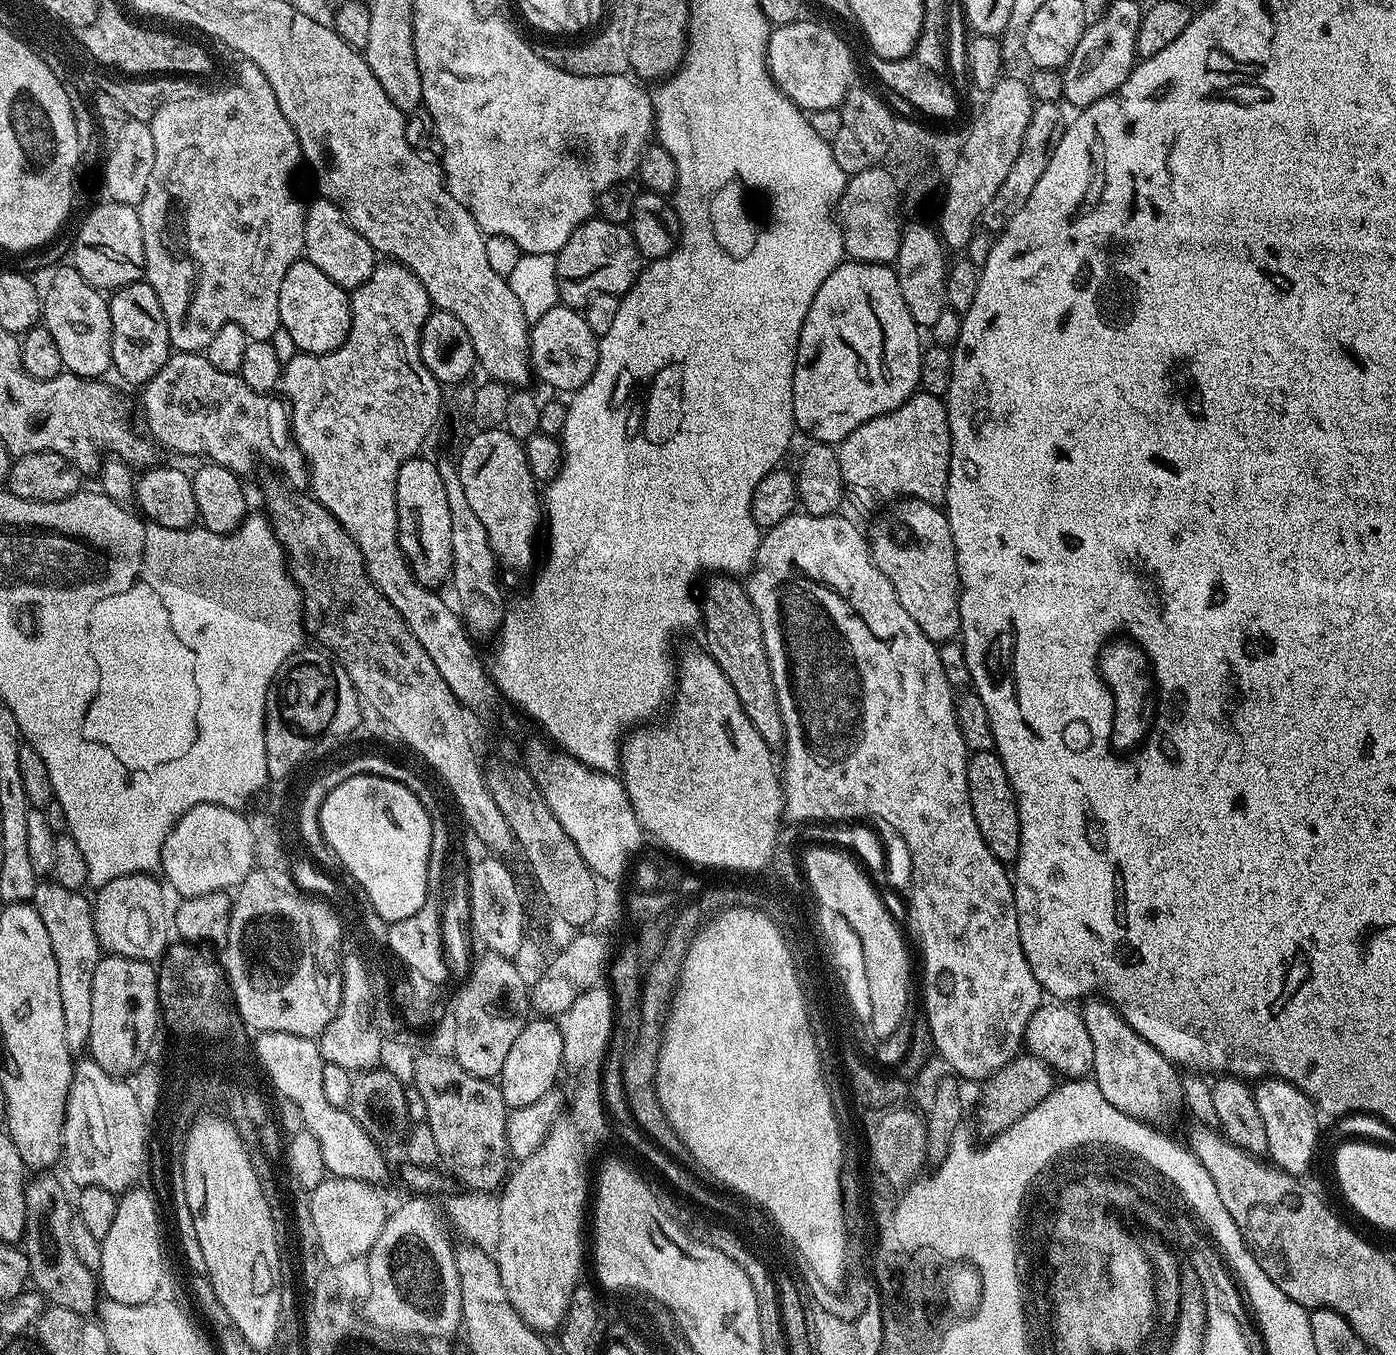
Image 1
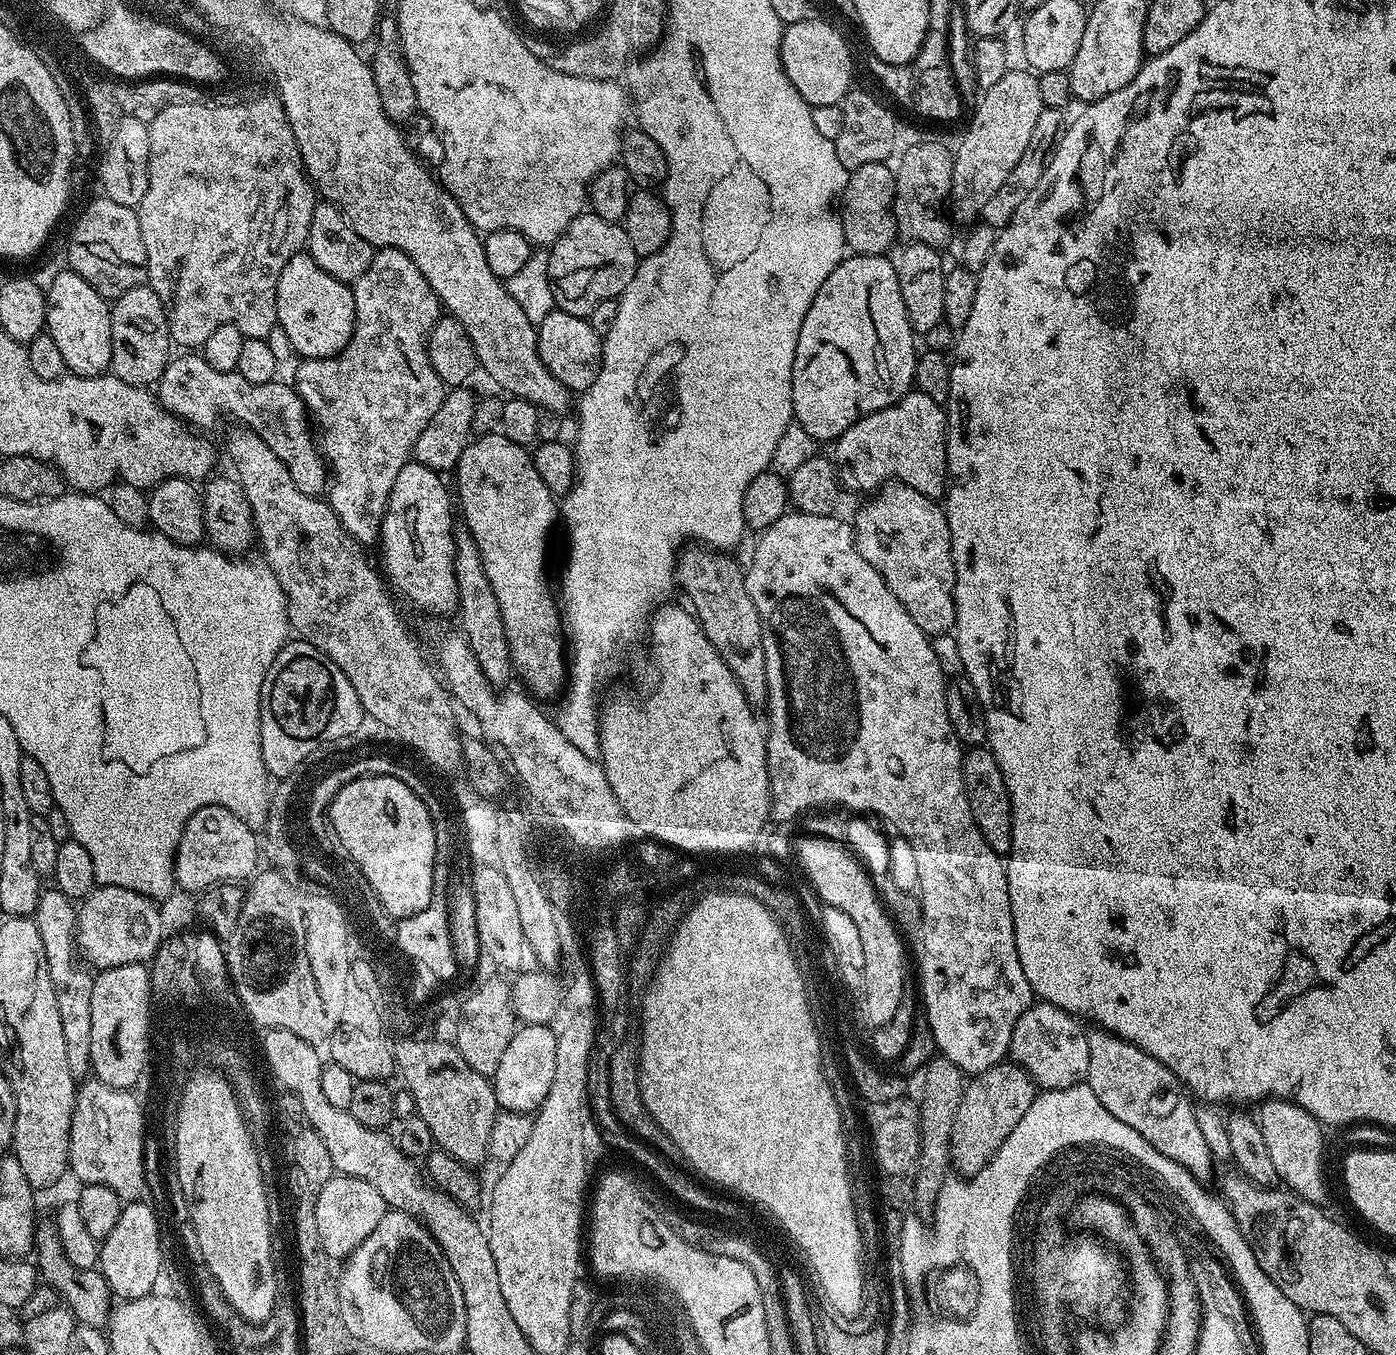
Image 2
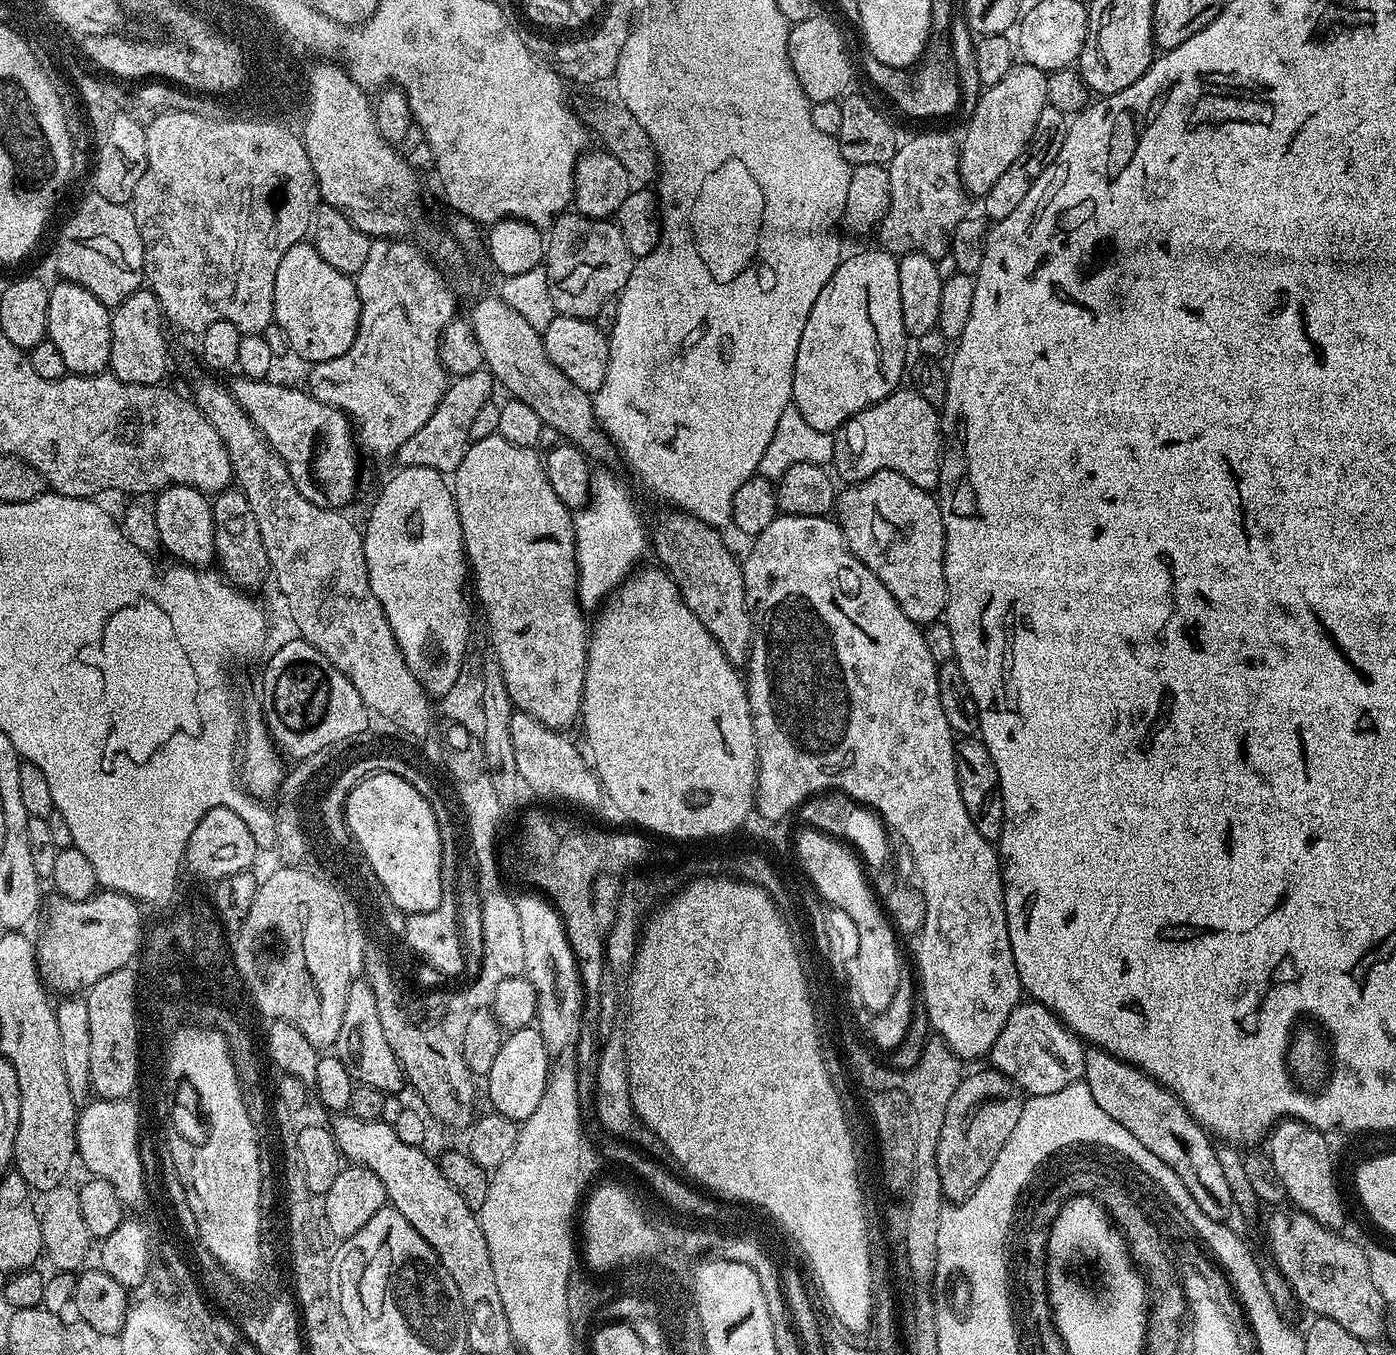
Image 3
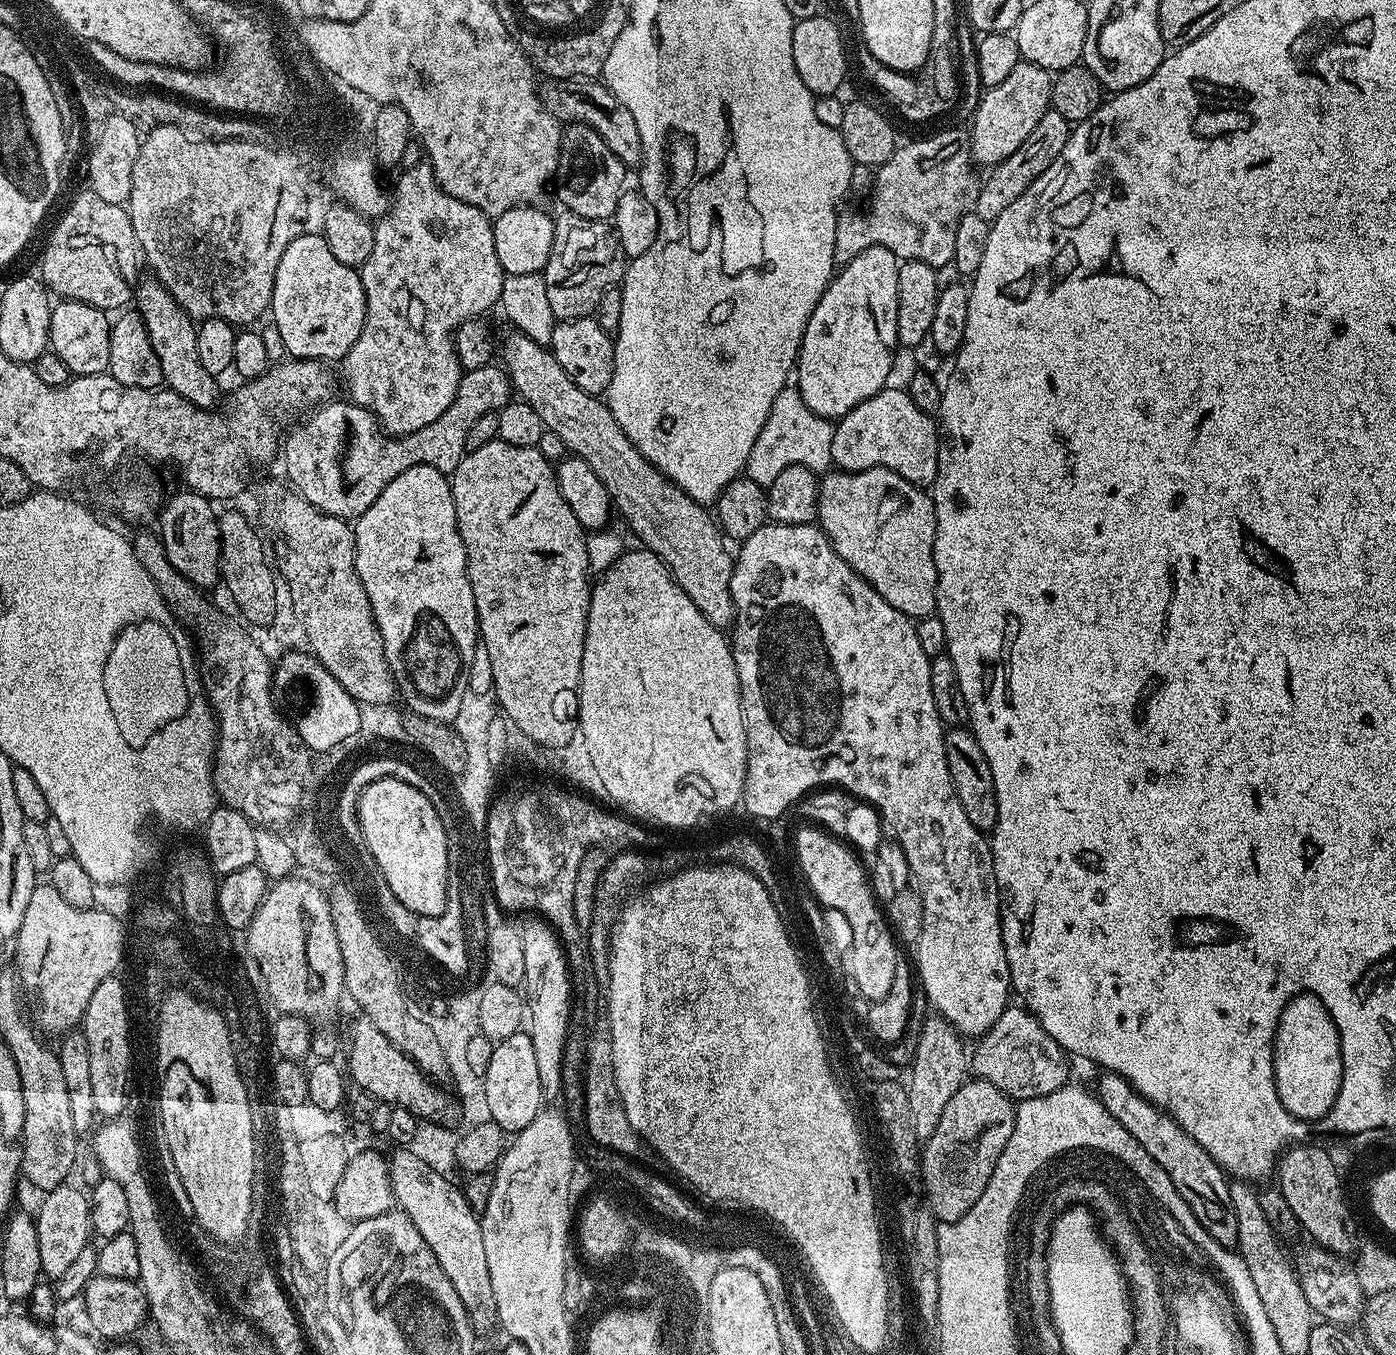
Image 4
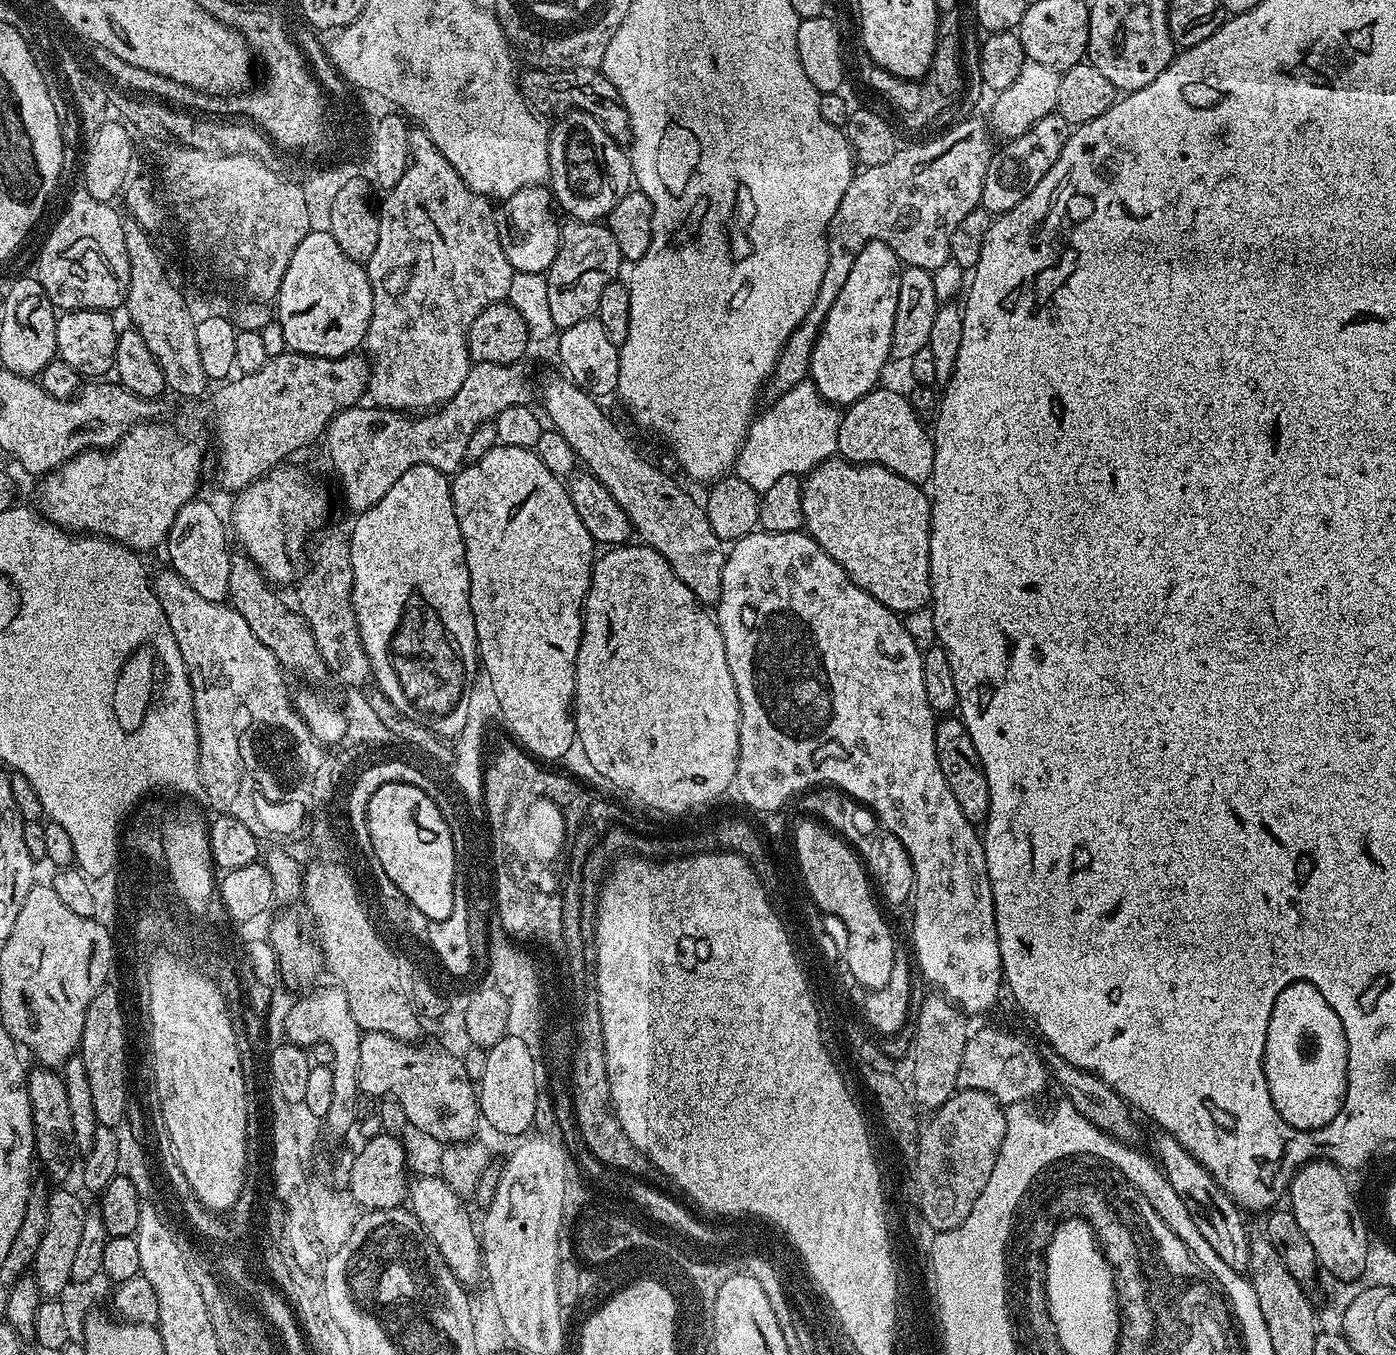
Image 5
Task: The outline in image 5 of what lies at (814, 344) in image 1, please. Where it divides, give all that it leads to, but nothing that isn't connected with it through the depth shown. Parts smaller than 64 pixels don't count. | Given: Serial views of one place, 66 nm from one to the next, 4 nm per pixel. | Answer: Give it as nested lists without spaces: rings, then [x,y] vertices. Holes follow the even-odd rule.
[[[871,240],[854,258],[846,286],[838,290],[812,351],[810,379],[821,398],[835,406],[858,402],[881,383],[880,371],[892,356],[892,335],[900,293],[900,259],[881,240]]]

